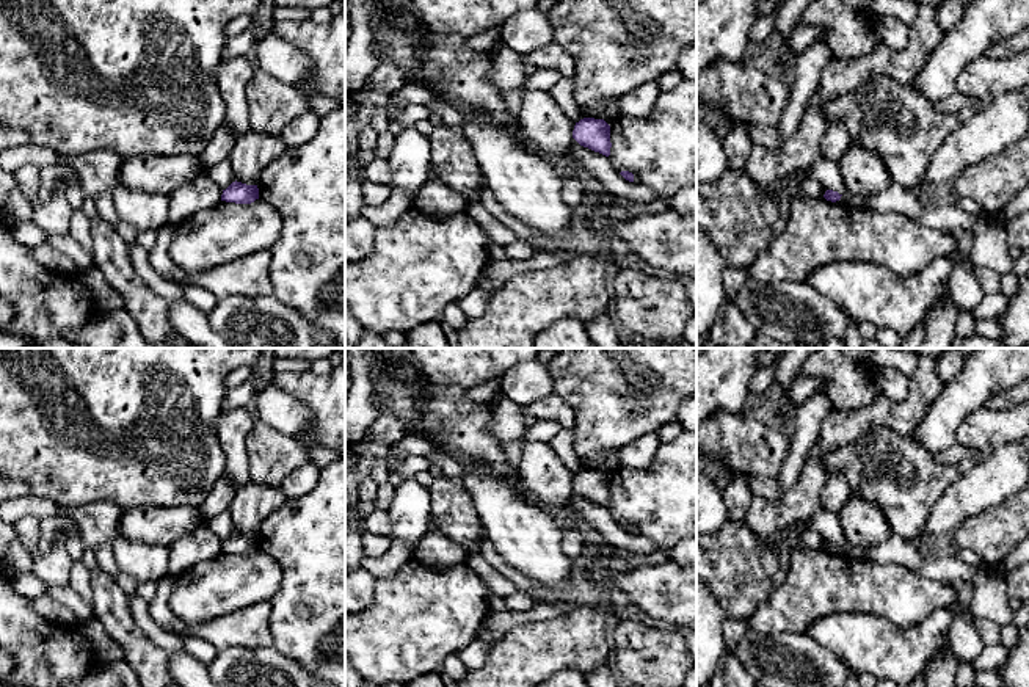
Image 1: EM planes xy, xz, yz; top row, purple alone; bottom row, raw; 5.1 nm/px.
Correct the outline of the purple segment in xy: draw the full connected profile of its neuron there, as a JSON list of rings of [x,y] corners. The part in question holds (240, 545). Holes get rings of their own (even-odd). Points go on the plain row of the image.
[[[232,533],[226,541],[223,541],[221,552],[235,555],[251,555],[259,551],[257,536],[246,536],[242,533]]]

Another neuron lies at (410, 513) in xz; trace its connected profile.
[[[416,478],[402,480],[395,486],[394,499],[387,511],[391,519],[389,538],[417,546],[428,532],[431,521],[430,489]]]

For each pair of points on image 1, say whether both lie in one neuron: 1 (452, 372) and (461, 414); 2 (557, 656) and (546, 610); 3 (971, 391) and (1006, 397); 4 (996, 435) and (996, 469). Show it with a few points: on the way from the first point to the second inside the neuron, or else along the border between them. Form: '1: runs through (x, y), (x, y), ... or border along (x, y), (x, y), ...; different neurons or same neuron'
1: border along (421, 369), (433, 381), (458, 383), (466, 389); different neurons
2: border along (574, 606), (562, 615), (532, 620), (512, 628); different neurons
3: border along (1012, 386), (995, 392), (982, 405); different neurons
4: border along (1012, 439), (998, 446), (967, 469); different neurons

